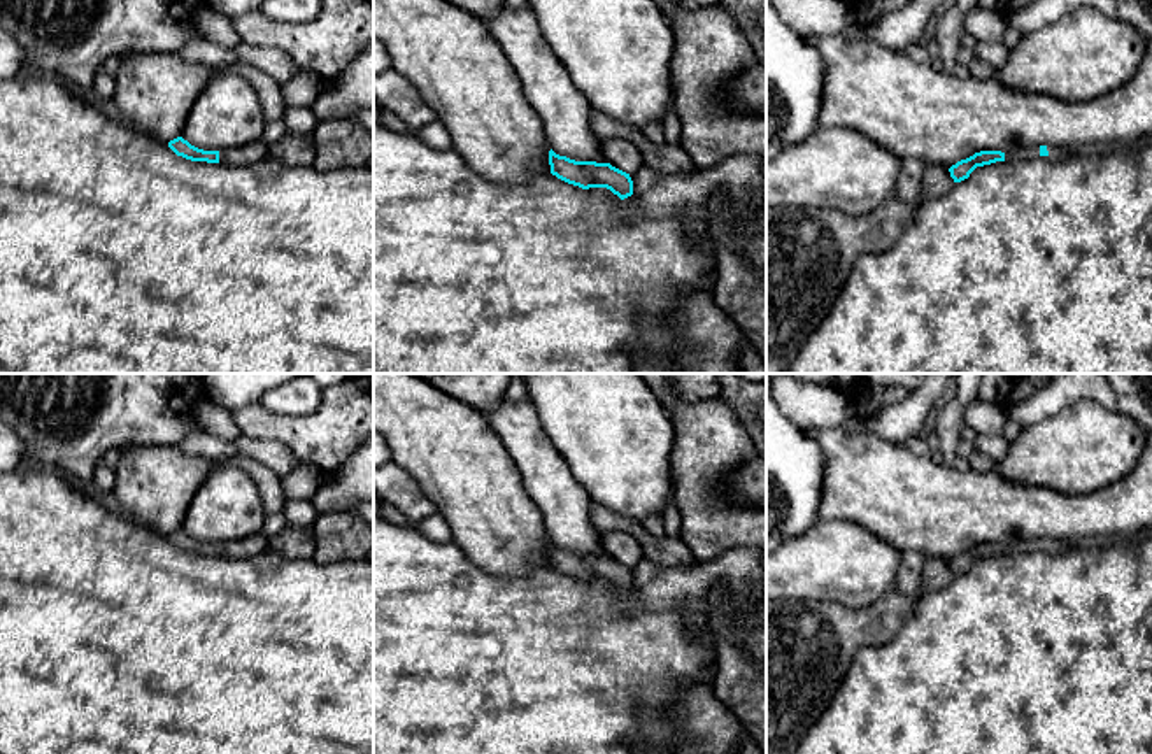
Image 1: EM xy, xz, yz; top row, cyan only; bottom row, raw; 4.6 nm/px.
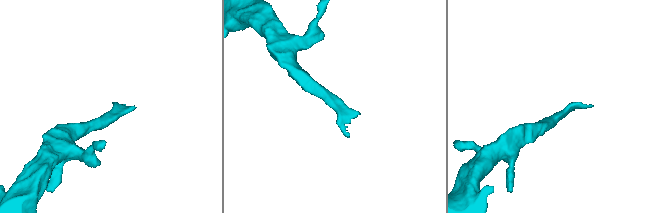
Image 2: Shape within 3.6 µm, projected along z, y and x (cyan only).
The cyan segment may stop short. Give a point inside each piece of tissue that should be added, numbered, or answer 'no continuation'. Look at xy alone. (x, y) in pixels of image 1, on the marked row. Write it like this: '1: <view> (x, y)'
1: xy (255, 151)

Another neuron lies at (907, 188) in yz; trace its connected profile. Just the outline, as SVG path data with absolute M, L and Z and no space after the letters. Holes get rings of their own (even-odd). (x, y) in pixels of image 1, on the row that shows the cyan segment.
M905 160L892 196L901 202L917 202L921 196L924 167L926 165L919 160Z

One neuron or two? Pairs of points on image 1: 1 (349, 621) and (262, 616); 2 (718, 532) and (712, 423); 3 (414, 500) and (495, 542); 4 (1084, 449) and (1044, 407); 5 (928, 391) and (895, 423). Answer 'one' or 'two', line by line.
1: one
2: one
3: two
4: two
5: one

